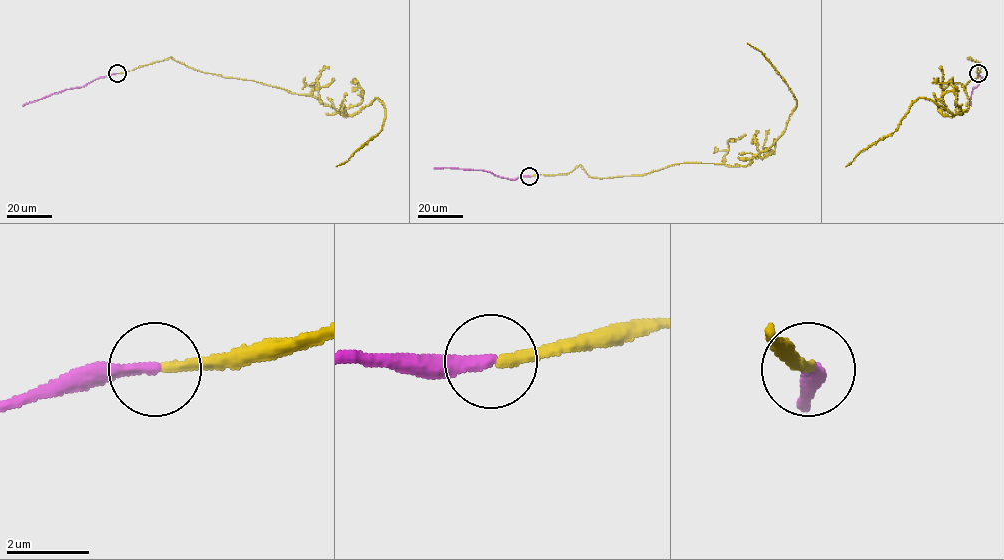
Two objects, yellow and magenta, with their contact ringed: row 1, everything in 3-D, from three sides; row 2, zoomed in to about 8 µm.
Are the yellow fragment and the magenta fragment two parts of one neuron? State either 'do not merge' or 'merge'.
merge

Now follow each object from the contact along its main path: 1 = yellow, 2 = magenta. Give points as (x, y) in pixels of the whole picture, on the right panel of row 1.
1: (978, 73), (968, 57), (981, 66), (965, 86), (968, 108), (952, 114), (918, 98), (897, 128), (845, 166)
2: (978, 73), (982, 78), (973, 89), (971, 106)

